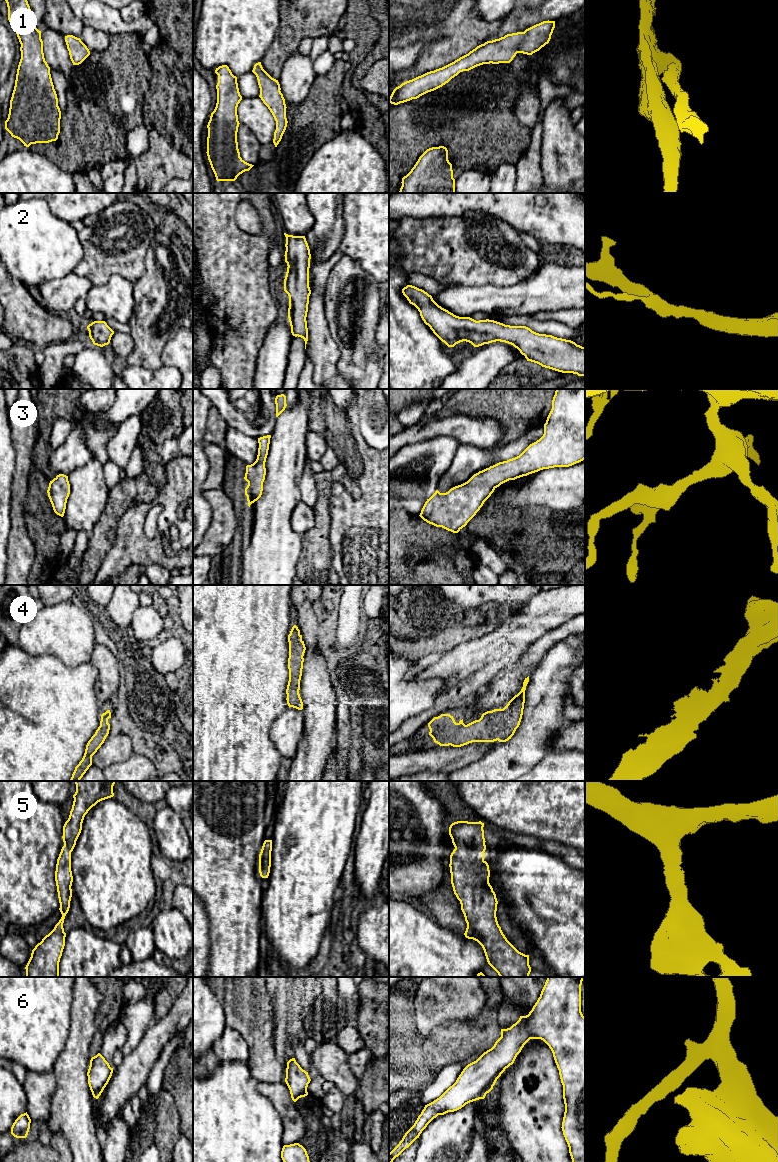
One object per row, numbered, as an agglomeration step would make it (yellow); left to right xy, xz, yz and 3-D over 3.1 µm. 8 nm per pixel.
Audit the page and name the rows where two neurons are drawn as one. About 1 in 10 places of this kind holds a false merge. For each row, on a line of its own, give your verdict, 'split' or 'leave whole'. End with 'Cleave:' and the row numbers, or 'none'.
1: leave whole
2: leave whole
3: leave whole
4: leave whole
5: leave whole
6: leave whole
Cleave: none

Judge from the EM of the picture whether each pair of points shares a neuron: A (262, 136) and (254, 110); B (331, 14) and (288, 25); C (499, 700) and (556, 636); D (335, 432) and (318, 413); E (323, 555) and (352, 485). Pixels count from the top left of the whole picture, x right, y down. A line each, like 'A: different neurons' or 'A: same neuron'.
A: same neuron
B: same neuron
C: same neuron
D: different neurons
E: same neuron

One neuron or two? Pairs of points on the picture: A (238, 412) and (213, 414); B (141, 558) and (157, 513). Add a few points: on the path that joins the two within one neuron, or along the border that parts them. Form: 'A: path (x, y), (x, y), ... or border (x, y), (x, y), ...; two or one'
A: border (212, 405), (227, 426); two
B: path (152, 547), (158, 541), (158, 524); one

